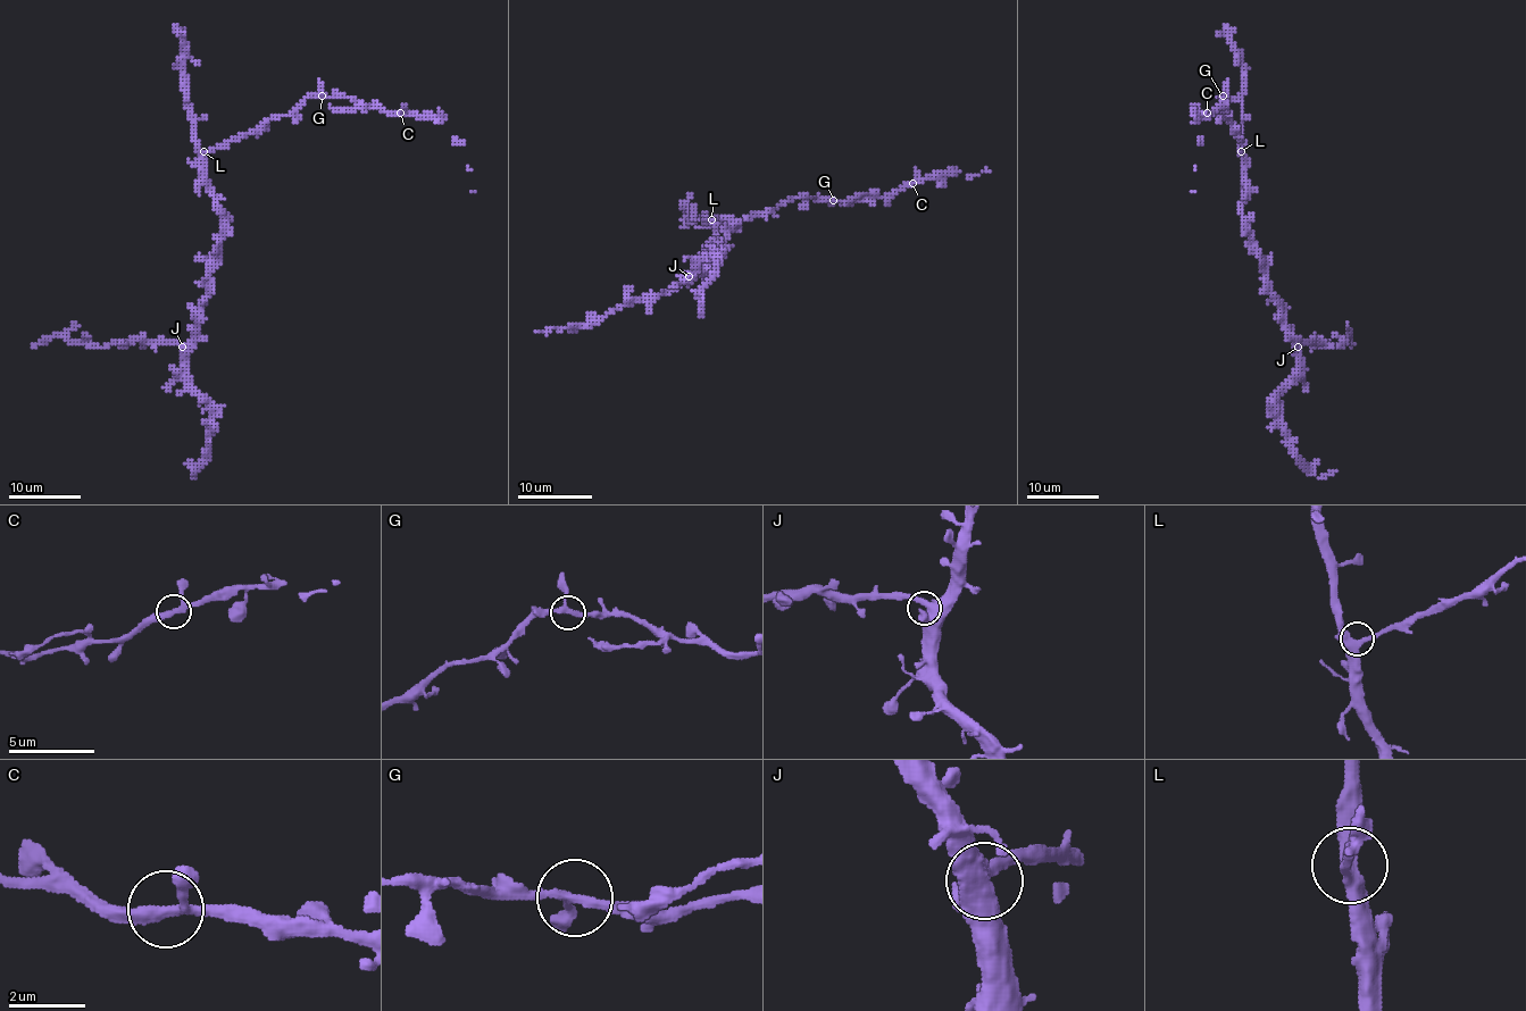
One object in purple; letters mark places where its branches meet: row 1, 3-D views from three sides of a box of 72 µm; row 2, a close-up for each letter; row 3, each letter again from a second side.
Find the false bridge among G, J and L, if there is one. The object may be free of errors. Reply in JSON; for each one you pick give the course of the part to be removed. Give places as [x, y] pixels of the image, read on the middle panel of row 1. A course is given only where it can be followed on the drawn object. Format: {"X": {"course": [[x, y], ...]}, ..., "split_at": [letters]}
{"split_at": []}

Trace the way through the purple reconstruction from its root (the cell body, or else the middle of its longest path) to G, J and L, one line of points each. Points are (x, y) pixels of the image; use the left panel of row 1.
G: (207, 174), (203, 156), (209, 151), (255, 134), (269, 120), (292, 113), (307, 98), (322, 97)
J: (207, 174), (207, 189), (222, 222), (221, 251), (213, 264), (211, 294), (202, 307), (200, 328), (182, 347)
L: (207, 174), (203, 151)

